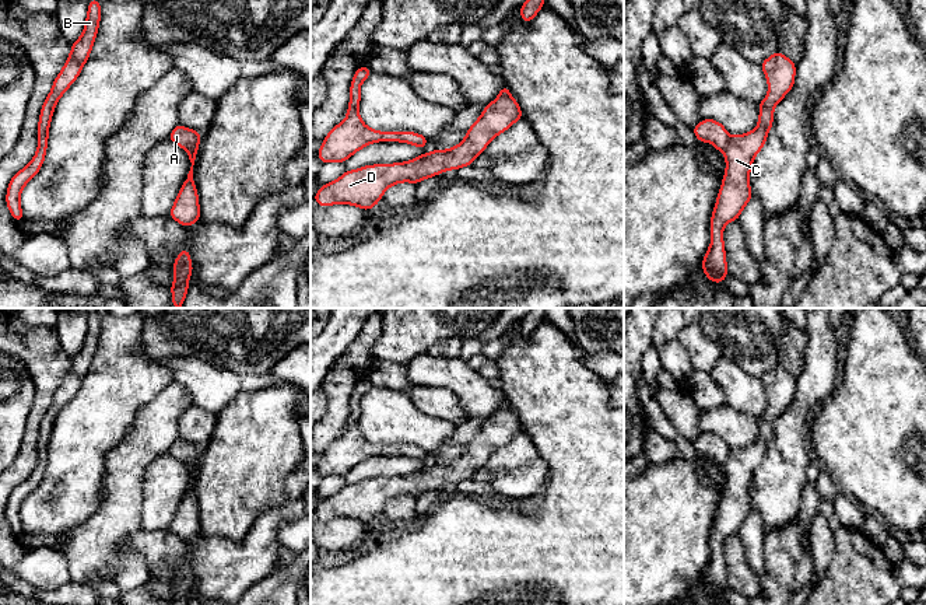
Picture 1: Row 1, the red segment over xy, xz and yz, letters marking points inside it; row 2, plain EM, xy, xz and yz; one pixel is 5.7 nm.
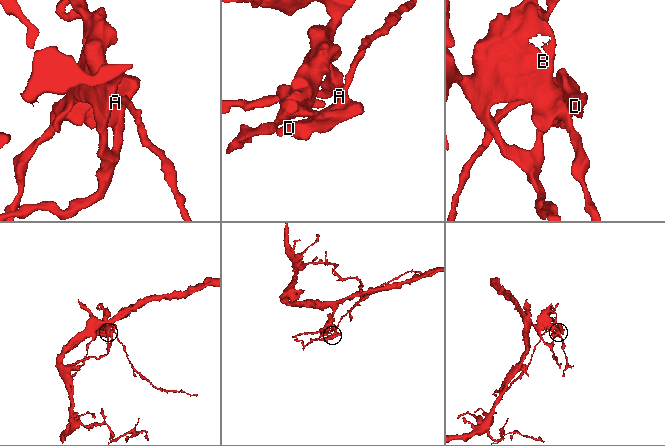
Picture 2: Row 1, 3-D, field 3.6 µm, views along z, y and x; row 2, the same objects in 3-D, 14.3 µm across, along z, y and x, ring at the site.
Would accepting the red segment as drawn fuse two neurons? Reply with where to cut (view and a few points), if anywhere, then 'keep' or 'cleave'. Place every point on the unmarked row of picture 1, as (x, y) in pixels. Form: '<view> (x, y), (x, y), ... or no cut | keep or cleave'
yz (730, 450), (723, 465) | cleave

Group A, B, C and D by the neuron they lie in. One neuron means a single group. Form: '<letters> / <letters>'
A / B C D

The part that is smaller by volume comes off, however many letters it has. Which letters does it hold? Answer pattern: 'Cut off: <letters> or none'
Cut off: A

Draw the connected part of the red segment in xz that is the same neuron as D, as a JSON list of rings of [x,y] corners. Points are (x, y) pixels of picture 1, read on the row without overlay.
[[[498,409],[484,420],[483,427],[466,445],[462,457],[448,464],[435,462],[406,476],[365,479],[346,485],[340,492],[322,499],[313,513],[318,520],[352,518],[365,525],[383,511],[389,500],[400,496],[420,497],[448,483],[457,485],[487,462],[490,455],[523,433],[518,415],[511,409]]]

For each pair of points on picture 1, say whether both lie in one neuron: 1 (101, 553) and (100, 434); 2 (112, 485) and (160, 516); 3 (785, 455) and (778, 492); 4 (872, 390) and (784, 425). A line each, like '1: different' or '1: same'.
1: different
2: different
3: same
4: different

